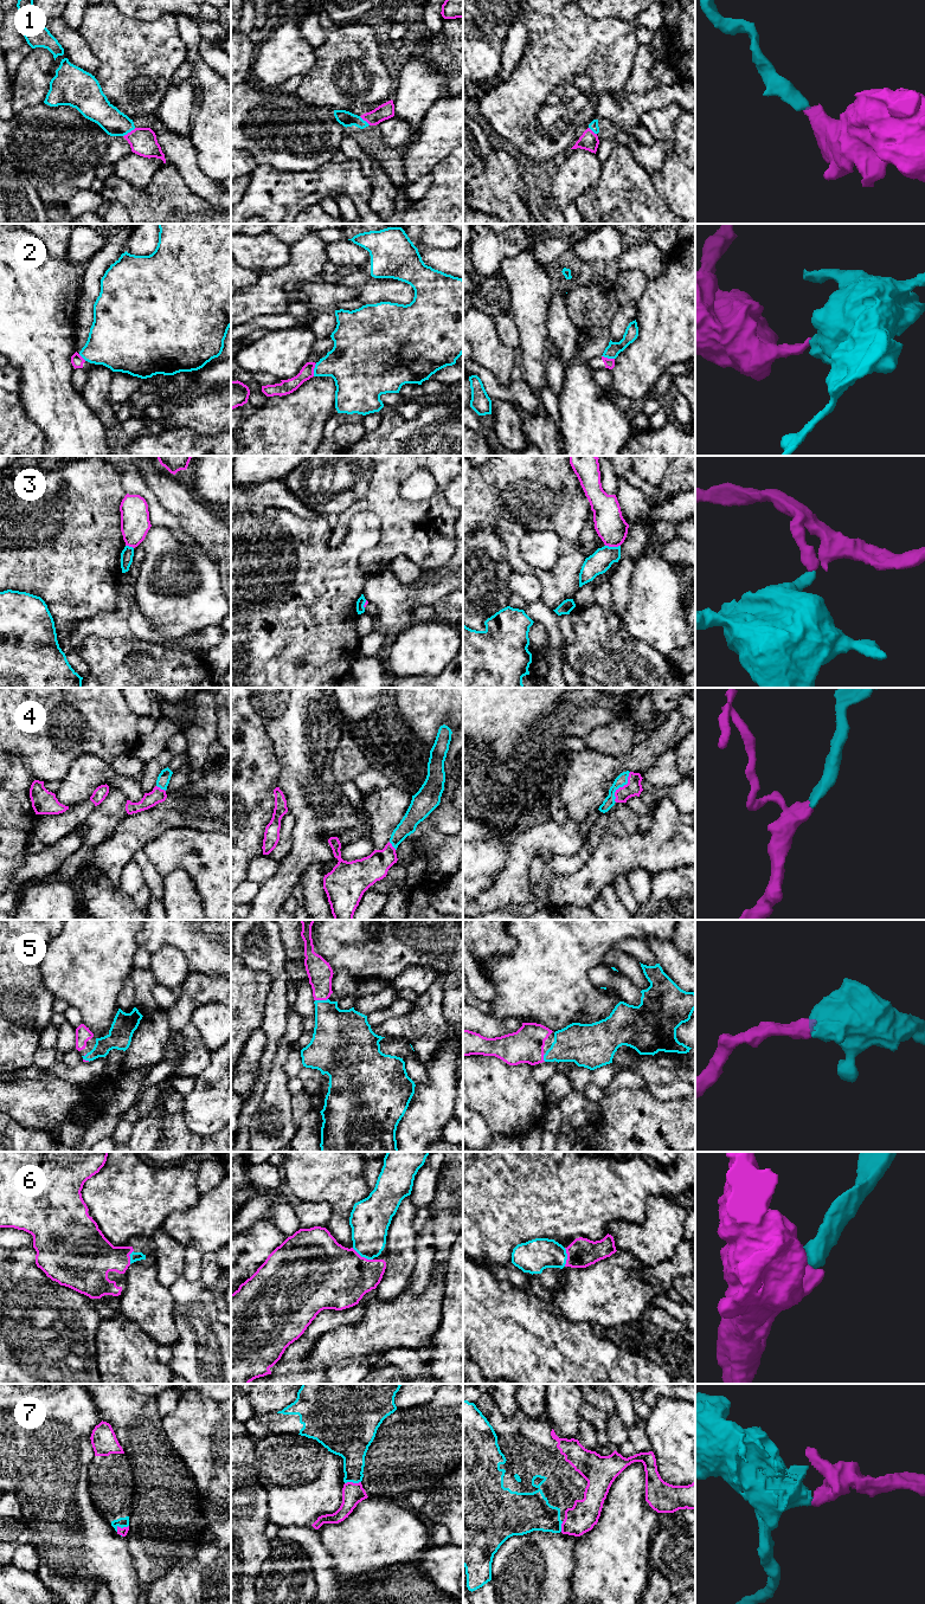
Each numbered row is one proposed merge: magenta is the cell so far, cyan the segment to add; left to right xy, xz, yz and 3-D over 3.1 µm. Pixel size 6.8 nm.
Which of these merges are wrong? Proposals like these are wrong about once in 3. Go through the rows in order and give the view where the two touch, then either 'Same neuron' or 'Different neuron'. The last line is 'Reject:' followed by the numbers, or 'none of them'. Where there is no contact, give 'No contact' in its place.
1: Touches magenta in xy. Same neuron
2: Touches magenta in xz. Different neuron
3: Touches magenta in yz. Different neuron
4: Touches magenta in yz. Same neuron
5: Touches magenta in xz. Same neuron
6: Touches magenta in xz. Same neuron
7: Touches magenta in xy. Same neuron
Reject: 2, 3

